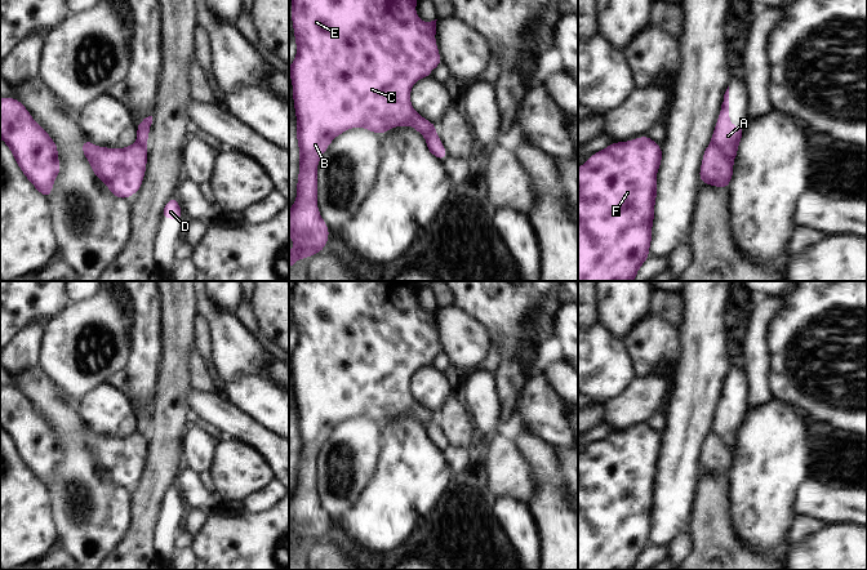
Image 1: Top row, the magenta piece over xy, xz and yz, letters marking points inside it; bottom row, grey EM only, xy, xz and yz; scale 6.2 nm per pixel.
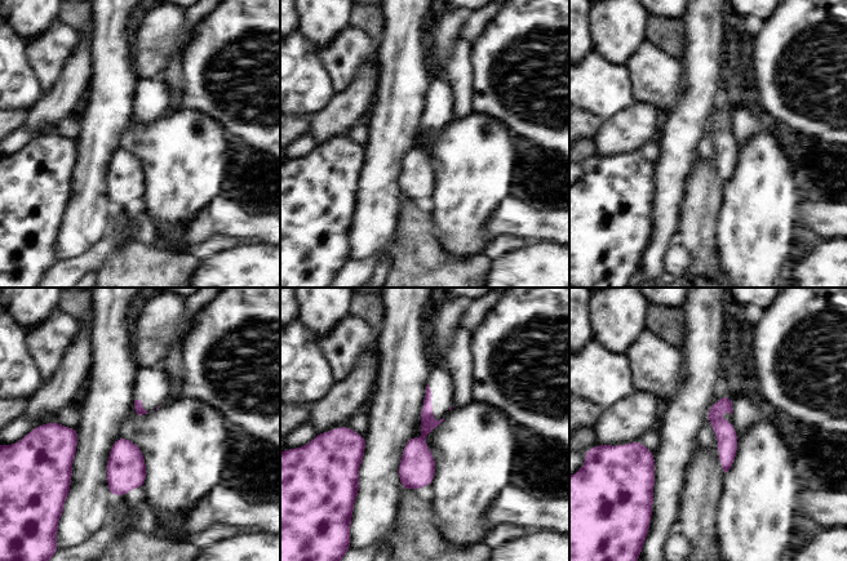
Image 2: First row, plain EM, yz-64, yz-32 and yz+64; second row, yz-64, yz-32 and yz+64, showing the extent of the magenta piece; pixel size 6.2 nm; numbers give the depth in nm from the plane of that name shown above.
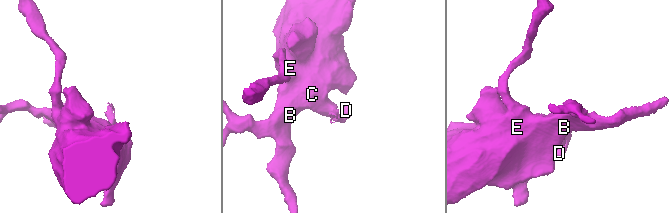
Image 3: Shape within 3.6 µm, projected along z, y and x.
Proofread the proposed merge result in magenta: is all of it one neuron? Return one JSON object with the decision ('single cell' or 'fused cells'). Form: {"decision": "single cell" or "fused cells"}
{"decision": "fused cells"}

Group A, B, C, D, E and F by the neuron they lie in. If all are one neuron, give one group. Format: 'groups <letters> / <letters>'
groups A D / B C E F

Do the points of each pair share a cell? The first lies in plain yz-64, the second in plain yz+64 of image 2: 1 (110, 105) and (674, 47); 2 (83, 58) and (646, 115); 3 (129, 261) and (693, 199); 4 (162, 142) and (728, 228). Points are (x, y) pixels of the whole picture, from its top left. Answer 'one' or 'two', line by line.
1: two
2: one
3: one
4: one

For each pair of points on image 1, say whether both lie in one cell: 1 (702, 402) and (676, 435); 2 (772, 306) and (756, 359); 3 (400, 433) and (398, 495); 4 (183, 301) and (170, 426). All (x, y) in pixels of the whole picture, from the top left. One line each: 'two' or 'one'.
1: one
2: one
3: one
4: one

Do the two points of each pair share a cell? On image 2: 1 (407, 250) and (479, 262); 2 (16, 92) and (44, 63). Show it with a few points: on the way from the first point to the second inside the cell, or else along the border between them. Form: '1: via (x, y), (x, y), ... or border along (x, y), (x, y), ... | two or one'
1: via (425, 267), (461, 267) | one
2: border along (25, 44), (29, 65), (35, 71), (45, 92) | two

